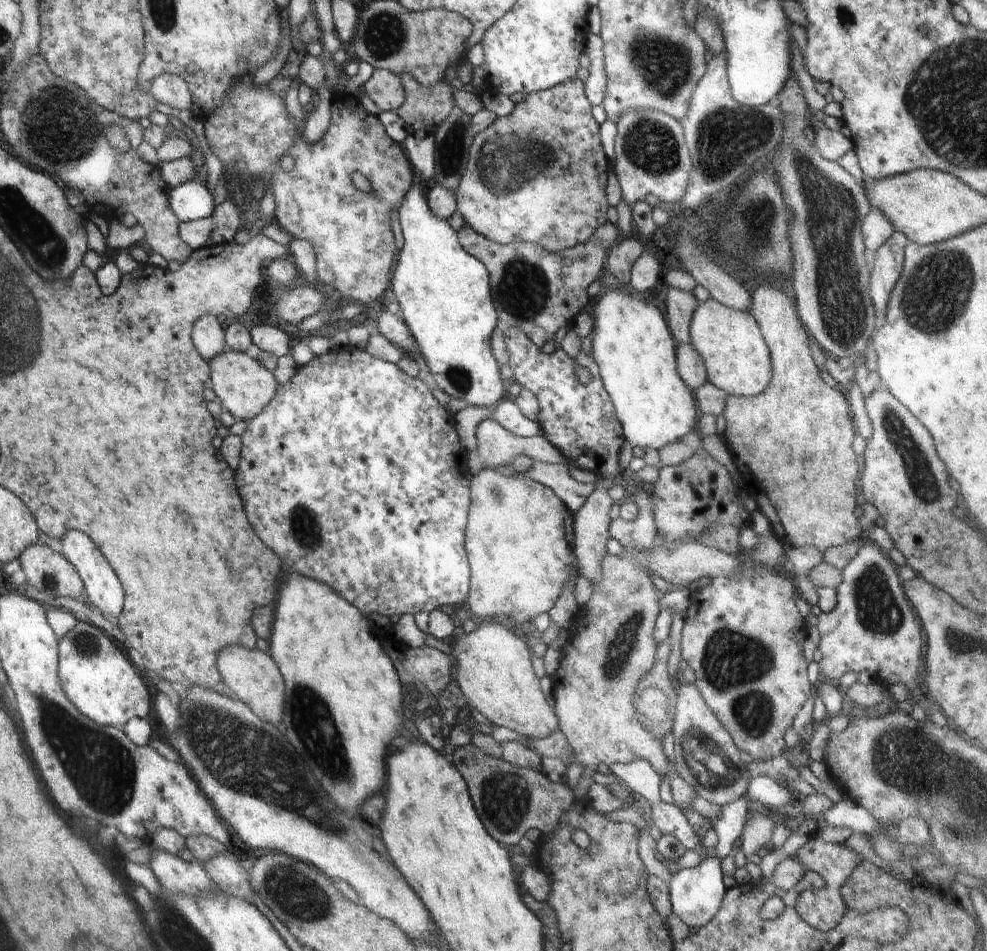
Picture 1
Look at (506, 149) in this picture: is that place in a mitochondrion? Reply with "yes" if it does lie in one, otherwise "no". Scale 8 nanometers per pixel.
yes

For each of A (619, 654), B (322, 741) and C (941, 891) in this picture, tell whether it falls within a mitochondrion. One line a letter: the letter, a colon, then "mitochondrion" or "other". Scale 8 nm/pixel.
A: mitochondrion
B: mitochondrion
C: other

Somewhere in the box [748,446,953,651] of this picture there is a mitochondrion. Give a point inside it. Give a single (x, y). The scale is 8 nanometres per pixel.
(878, 609)

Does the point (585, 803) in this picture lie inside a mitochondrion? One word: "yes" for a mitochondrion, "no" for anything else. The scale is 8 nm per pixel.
no

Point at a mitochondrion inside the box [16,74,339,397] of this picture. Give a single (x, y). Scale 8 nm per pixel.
(55, 121)

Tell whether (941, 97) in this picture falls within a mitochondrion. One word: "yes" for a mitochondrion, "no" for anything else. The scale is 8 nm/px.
yes

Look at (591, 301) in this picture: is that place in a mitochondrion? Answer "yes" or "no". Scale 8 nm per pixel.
no

